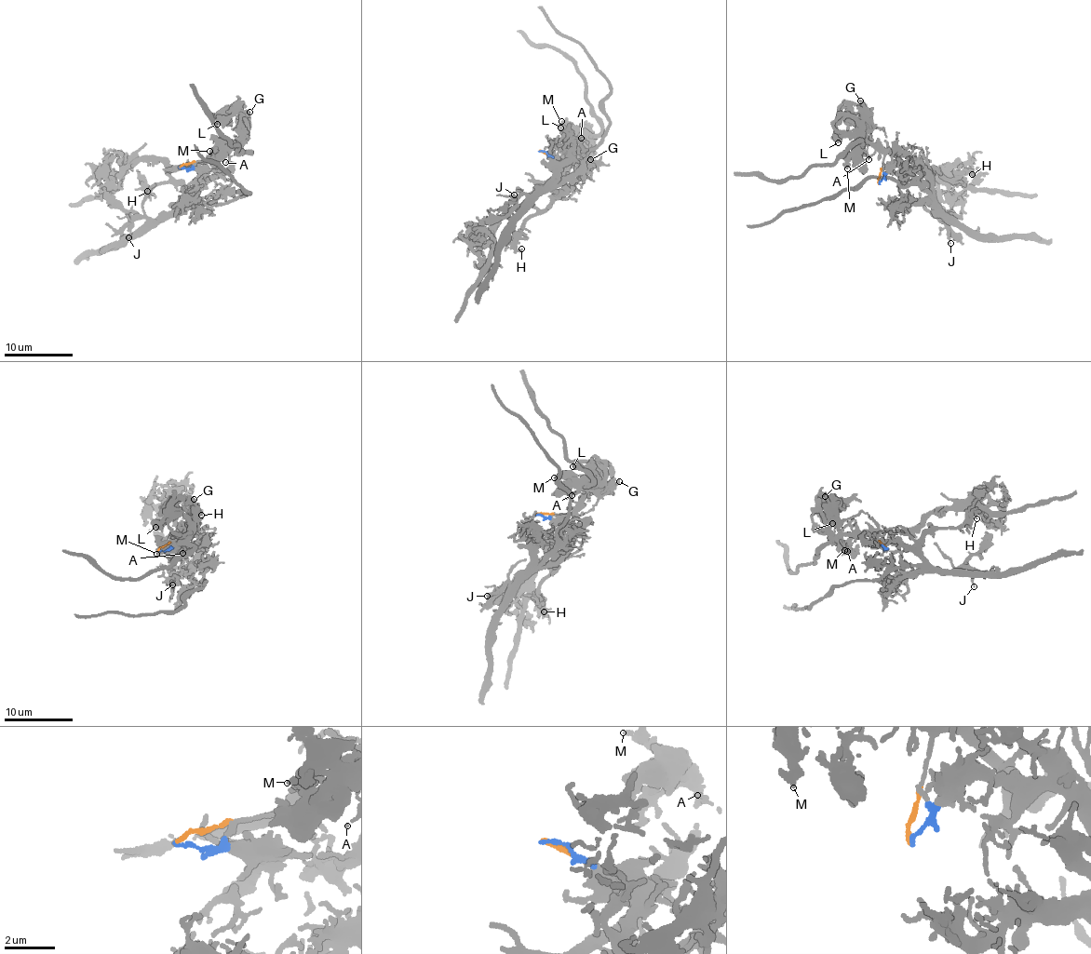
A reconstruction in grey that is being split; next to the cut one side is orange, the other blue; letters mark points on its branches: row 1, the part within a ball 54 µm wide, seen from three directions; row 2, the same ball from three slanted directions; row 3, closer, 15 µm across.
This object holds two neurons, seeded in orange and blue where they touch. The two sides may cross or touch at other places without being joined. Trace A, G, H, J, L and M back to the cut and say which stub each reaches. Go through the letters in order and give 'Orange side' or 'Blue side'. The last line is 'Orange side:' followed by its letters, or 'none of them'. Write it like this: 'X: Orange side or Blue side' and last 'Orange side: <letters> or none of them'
A: Orange side
G: Orange side
H: Blue side
J: Blue side
L: Orange side
M: Orange side
Orange side: A, G, L, M

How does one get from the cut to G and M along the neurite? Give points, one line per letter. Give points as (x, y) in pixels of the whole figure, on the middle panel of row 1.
G: (540, 151), (566, 160), (581, 147), (585, 147), (587, 160), (590, 159)
M: (540, 151), (566, 160), (579, 150), (582, 140), (576, 129), (560, 122)

